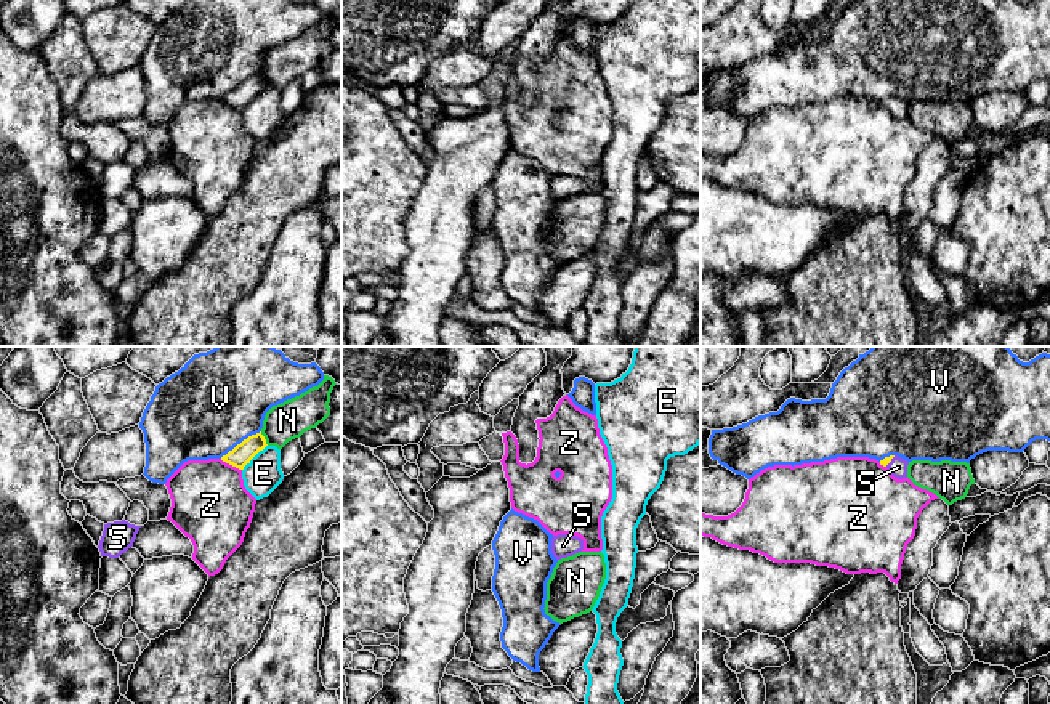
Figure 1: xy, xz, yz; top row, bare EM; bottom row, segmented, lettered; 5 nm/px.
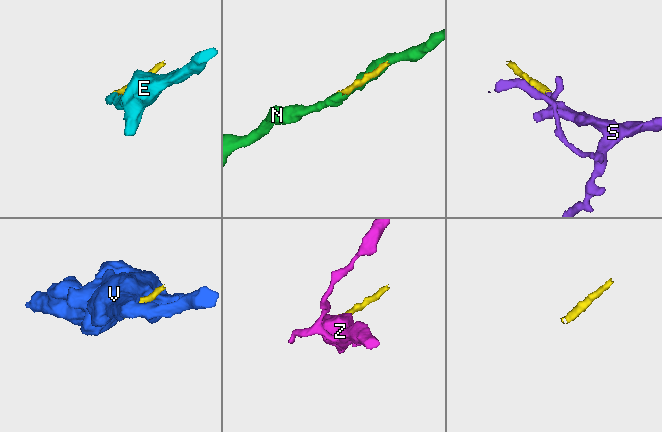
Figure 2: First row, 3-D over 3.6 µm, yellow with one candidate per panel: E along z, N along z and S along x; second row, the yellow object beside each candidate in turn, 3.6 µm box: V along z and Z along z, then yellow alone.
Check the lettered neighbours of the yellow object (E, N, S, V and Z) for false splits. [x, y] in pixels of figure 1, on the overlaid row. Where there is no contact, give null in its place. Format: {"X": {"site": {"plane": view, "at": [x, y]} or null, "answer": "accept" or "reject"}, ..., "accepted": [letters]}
{"E": {"site": {"plane": "xy", "at": [254, 456]}, "answer": "reject"}, "N": {"site": {"plane": "xy", "at": [263, 438]}, "answer": "reject"}, "S": {"site": {"plane": "yz", "at": [890, 461]}, "answer": "accept"}, "V": {"site": {"plane": "xy", "at": [241, 443]}, "answer": "reject"}, "Z": {"site": {"plane": "xy", "at": [231, 464]}, "answer": "reject"}, "accepted": ["S"]}

